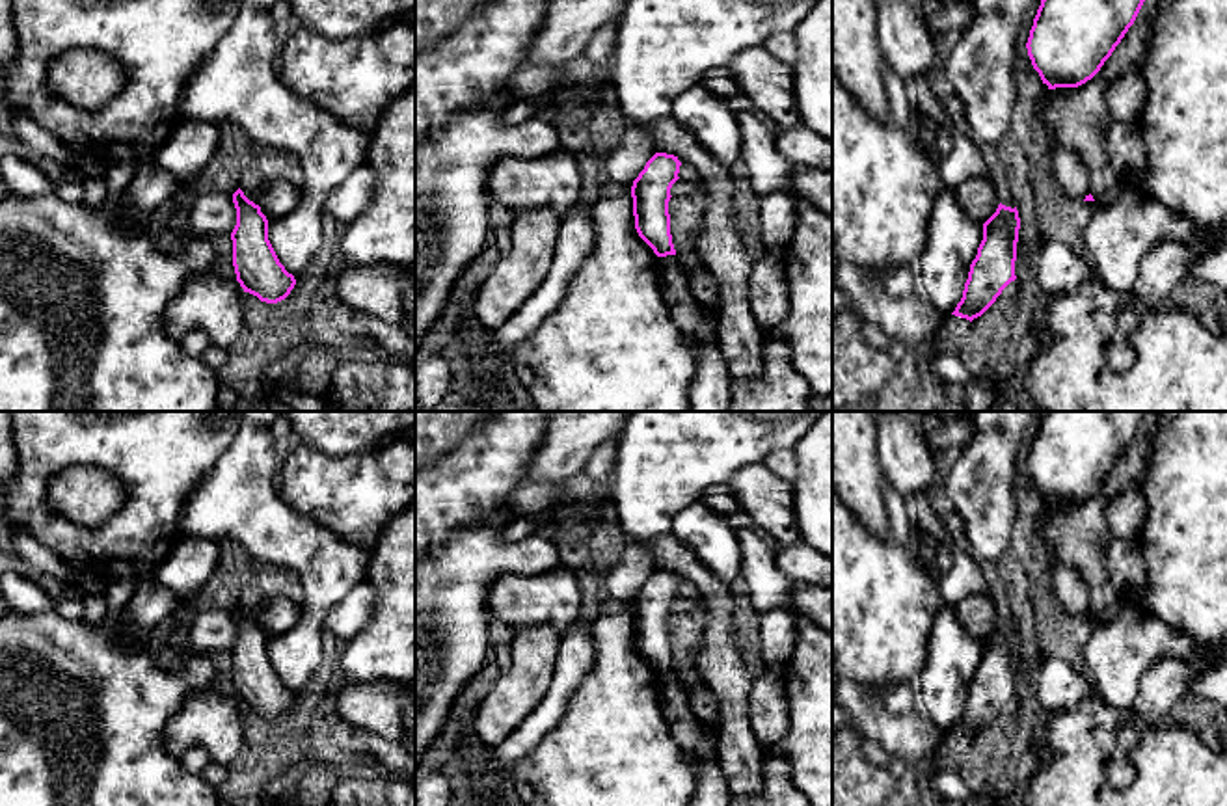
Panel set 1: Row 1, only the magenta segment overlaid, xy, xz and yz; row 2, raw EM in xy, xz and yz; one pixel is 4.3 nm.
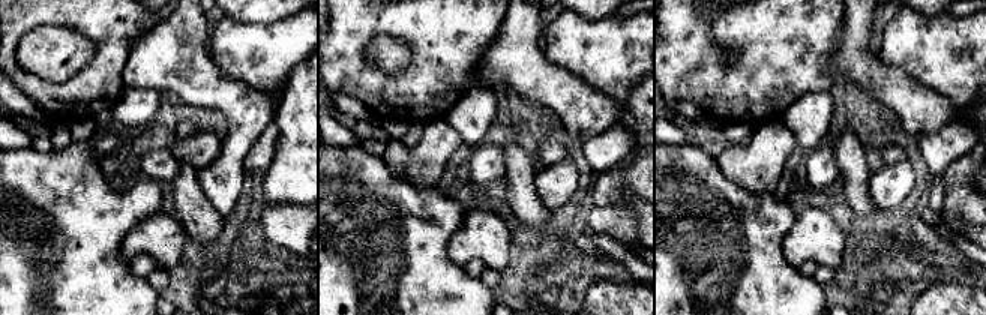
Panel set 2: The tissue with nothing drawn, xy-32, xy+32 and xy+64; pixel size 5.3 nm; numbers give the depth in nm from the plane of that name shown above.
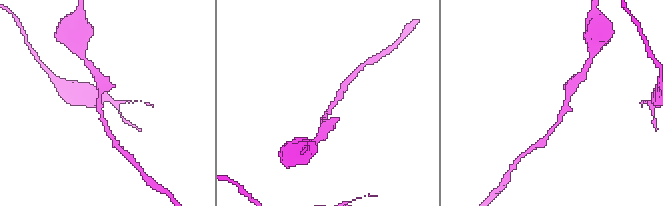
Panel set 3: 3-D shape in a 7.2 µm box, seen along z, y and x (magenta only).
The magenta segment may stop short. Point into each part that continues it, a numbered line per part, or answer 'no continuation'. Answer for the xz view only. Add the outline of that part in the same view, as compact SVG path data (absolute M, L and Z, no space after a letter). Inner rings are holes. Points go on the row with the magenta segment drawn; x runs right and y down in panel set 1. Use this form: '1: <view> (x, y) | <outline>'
no continuation

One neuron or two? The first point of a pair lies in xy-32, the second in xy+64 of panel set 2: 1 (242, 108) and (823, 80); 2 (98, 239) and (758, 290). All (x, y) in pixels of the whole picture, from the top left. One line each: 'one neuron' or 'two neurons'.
1: two neurons
2: one neuron

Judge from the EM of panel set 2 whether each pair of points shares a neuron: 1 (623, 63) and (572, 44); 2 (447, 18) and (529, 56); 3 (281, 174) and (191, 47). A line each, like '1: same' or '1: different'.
1: same
2: different
3: different

